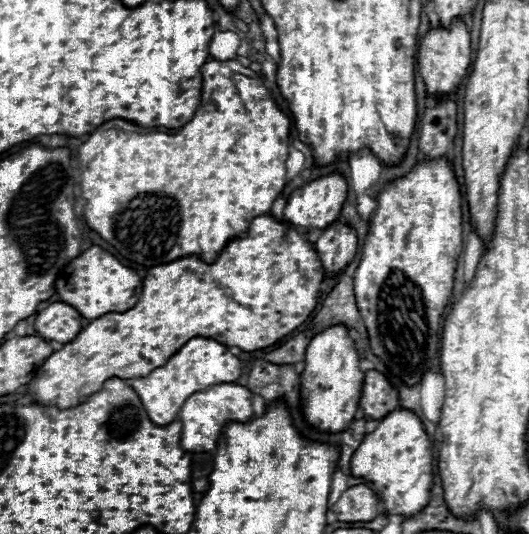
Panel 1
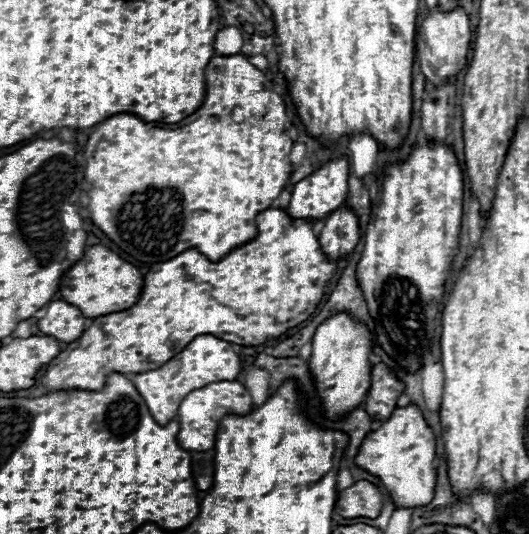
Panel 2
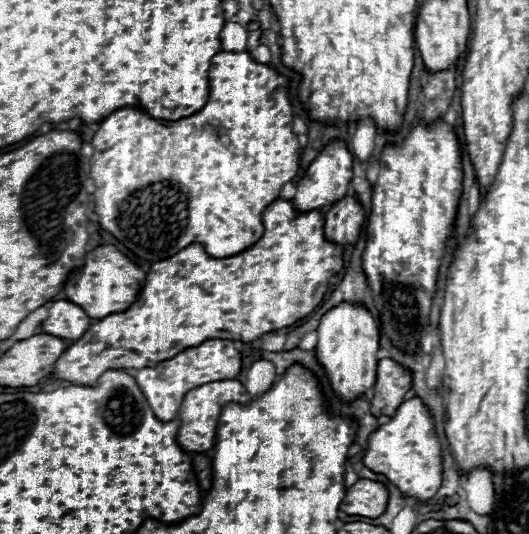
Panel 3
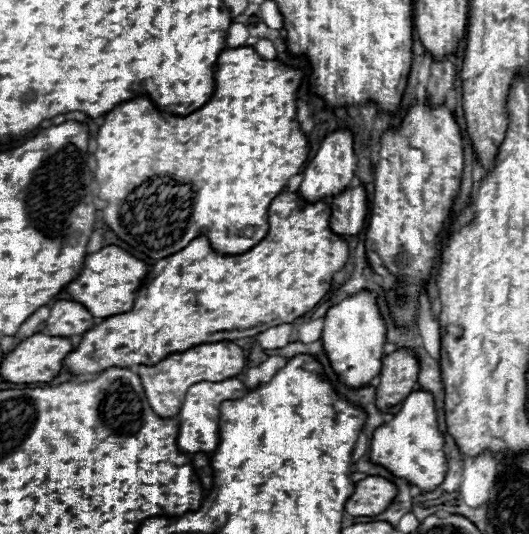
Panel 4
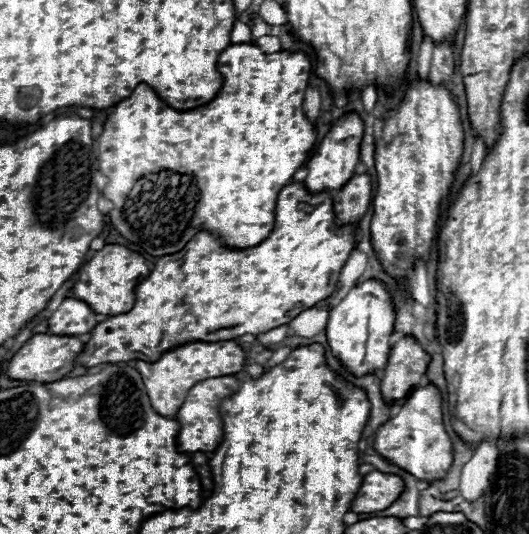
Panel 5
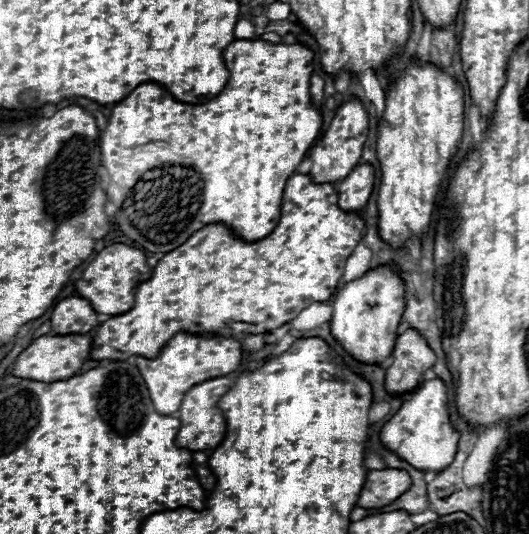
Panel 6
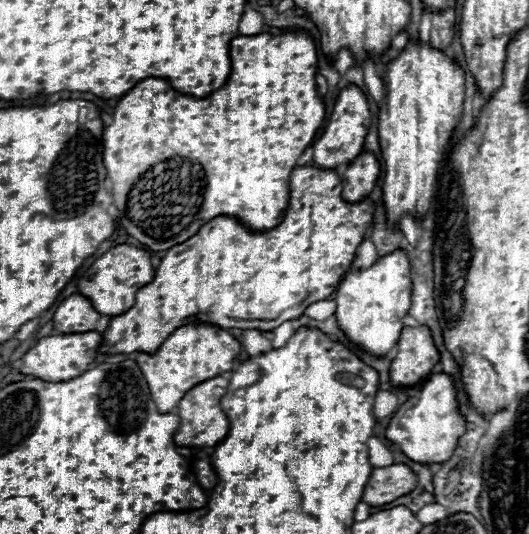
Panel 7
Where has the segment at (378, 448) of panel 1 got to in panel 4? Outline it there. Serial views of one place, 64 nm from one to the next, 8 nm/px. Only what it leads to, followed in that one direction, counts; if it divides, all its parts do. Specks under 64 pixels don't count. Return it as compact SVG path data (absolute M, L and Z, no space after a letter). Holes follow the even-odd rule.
M424 390L412 392L404 402L394 420L378 426L370 442L372 462L388 468L394 476L406 478L410 484L418 486L422 492L442 484L446 476L446 454L444 454L444 434L438 428L438 416L434 406L434 396Z

